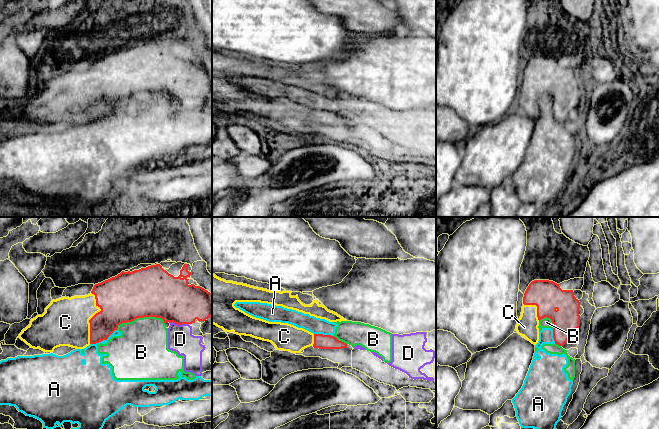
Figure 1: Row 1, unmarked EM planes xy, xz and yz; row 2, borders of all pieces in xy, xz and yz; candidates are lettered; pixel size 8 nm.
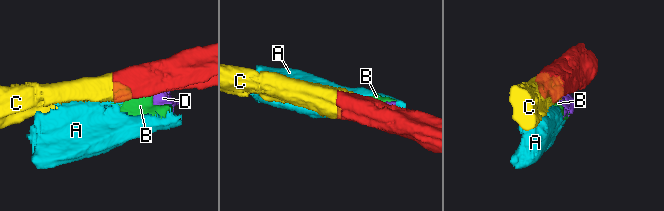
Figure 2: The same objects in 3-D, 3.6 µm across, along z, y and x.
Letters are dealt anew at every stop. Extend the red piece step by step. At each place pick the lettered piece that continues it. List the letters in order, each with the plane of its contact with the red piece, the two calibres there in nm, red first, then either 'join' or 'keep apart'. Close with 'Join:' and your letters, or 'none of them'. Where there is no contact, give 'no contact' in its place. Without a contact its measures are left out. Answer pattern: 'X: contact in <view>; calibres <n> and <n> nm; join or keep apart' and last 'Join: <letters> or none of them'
A: contact in xy; calibres 220 and 170 nm; keep apart
B: contact in xy; calibres 400 and 400 nm; keep apart
C: contact in xy; calibres 320 and 380 nm; join
D: contact in xy; calibres 360 and 200 nm; keep apart
Join: C

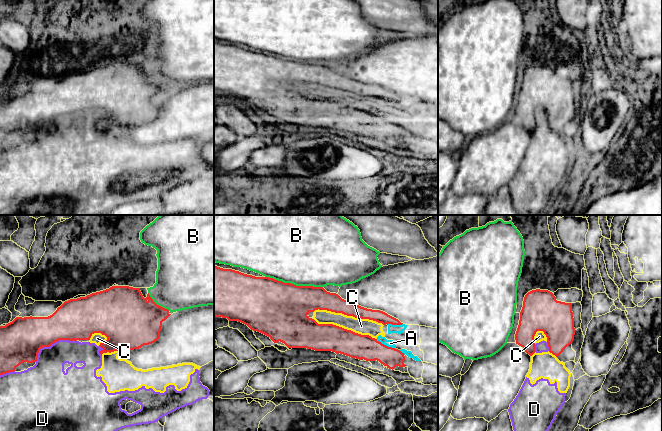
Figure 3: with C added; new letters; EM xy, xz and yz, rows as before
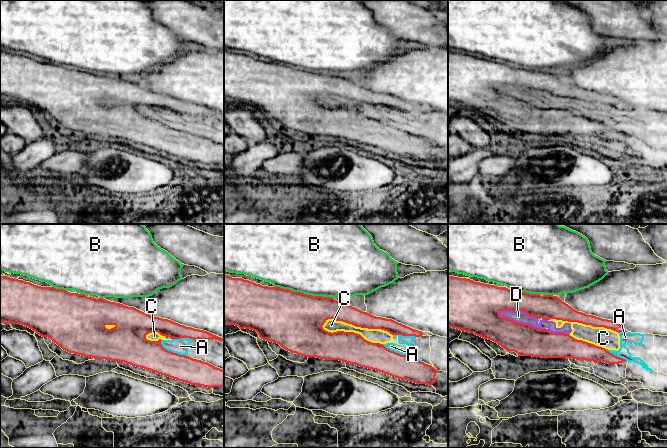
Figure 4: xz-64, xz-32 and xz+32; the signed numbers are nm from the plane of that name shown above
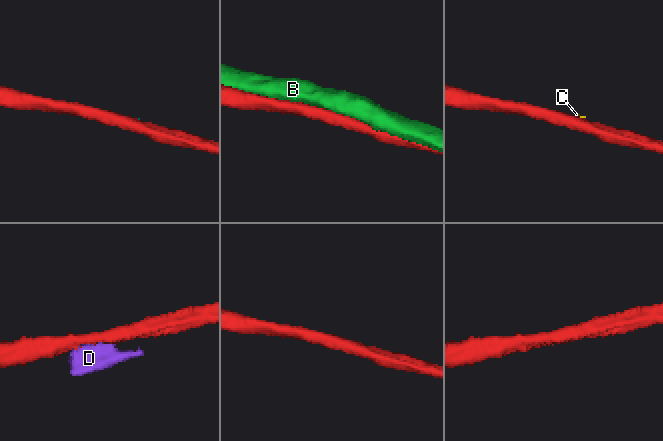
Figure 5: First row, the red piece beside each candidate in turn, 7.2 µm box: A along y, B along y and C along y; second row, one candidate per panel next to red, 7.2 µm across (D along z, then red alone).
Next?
A: contact in xz; calibres 200 and 60 nm; keep apart
B: contact in xz; calibres 460 and 500 nm; keep apart
C: contact in xz; calibres 220 and 130 nm; keep apart
D: contact in xy; calibres 340 and 260 nm; keep apart
Join: none of them

